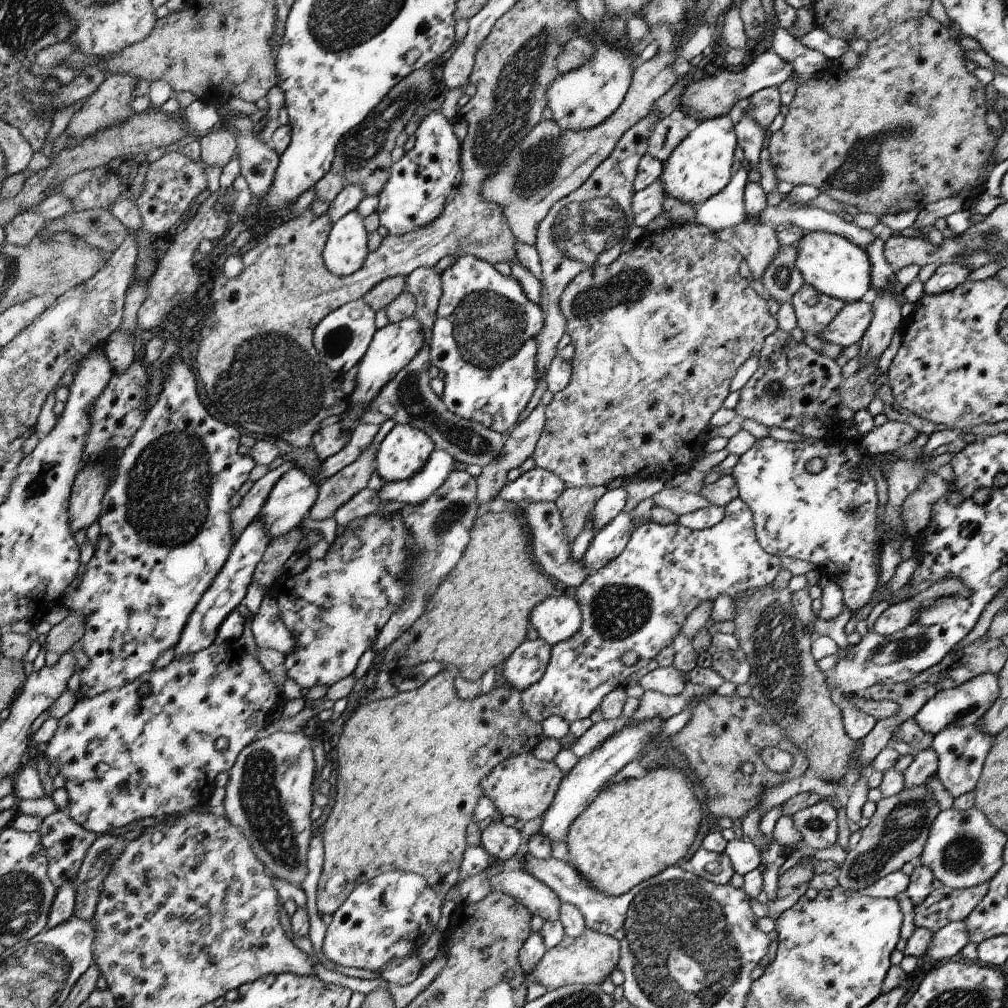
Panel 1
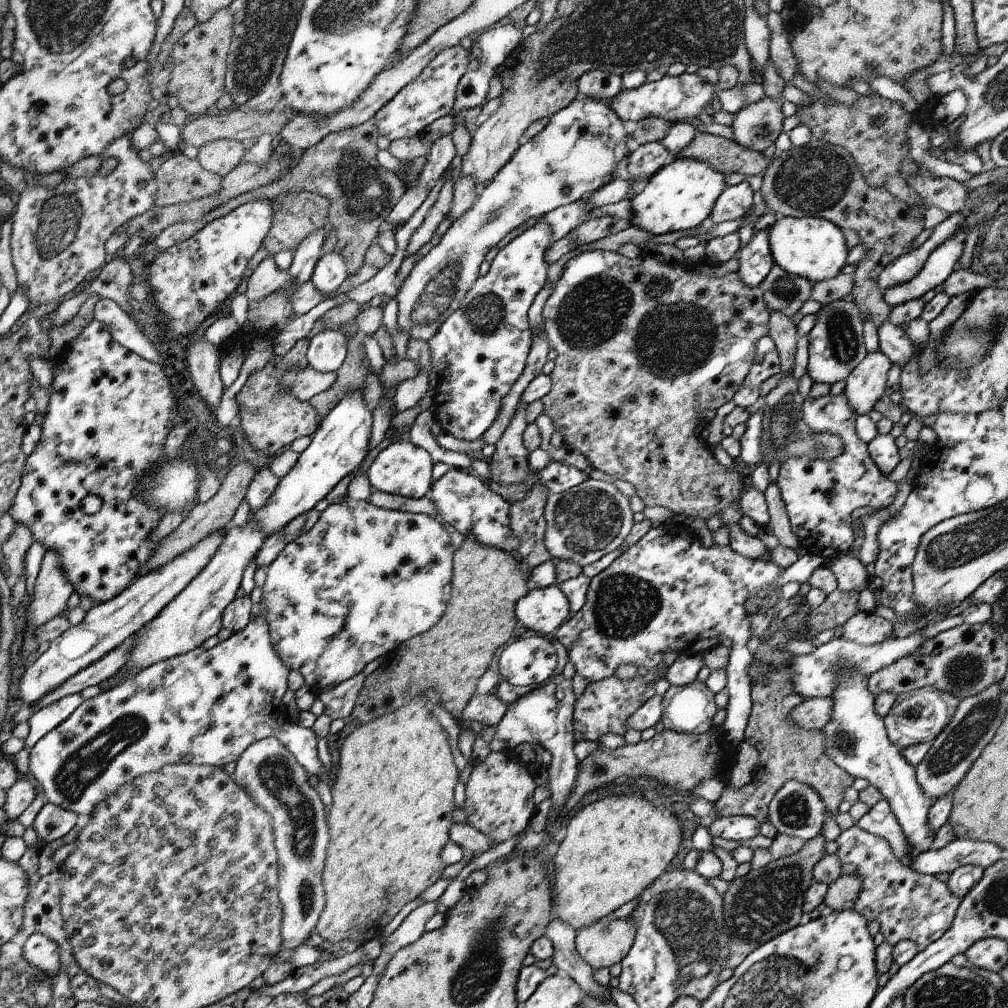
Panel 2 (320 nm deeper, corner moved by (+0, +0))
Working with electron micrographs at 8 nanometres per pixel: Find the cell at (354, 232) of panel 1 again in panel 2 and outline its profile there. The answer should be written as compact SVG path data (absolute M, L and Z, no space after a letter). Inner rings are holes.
M334 250L321 255L310 281L325 297L330 297L337 292L348 276L346 256Z

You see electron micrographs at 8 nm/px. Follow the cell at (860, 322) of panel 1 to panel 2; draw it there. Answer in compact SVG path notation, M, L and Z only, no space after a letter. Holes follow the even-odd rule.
M886 321L877 331L879 350L890 359L892 365L902 368L917 354L915 344L906 336L902 326Z

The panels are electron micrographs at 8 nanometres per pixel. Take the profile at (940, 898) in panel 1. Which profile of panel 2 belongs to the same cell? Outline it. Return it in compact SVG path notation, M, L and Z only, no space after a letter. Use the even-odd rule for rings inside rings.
M857 824L842 831L835 841L838 844L835 855L838 857L842 875L855 875L861 882L861 891L852 909L865 917L868 922L876 920L880 924L879 932L884 935L884 940L888 944L895 945L900 941L911 940L920 947L921 951L946 934L962 899L954 896L945 882L938 880L934 875L919 873L910 868L909 864L901 863L885 838L871 835Z

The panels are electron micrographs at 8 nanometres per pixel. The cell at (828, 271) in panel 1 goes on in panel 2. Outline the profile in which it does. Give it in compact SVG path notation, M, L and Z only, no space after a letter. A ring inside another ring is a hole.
M781 217L768 228L770 252L773 262L791 275L807 278L813 284L820 280L834 278L846 265L846 255L850 250L846 246L844 230L837 224L820 217Z

